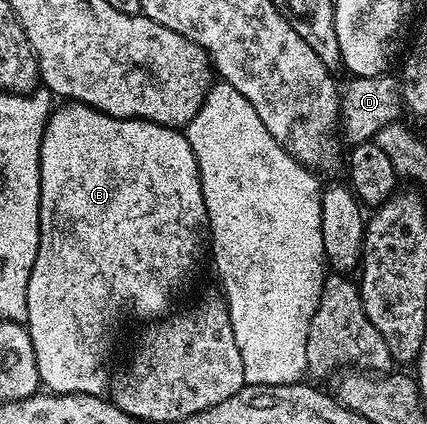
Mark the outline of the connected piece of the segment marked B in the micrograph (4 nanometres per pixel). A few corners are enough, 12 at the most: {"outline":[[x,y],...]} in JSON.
{"outline":[[53,108],[26,328],[104,397],[208,212],[179,128]]}

